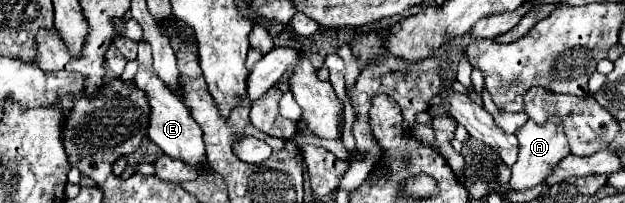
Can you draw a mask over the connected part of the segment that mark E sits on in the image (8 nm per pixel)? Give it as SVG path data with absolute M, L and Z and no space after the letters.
M139 42L139 72L135 74L133 82L137 84L137 88L145 90L149 94L149 104L151 104L151 120L149 120L149 130L147 136L171 158L175 160L183 160L185 164L201 170L201 174L211 174L211 166L207 162L207 152L205 152L205 142L203 142L203 132L199 128L199 124L193 120L189 108L171 94L171 90L157 78L157 74L153 74L151 68L151 50L147 42Z

